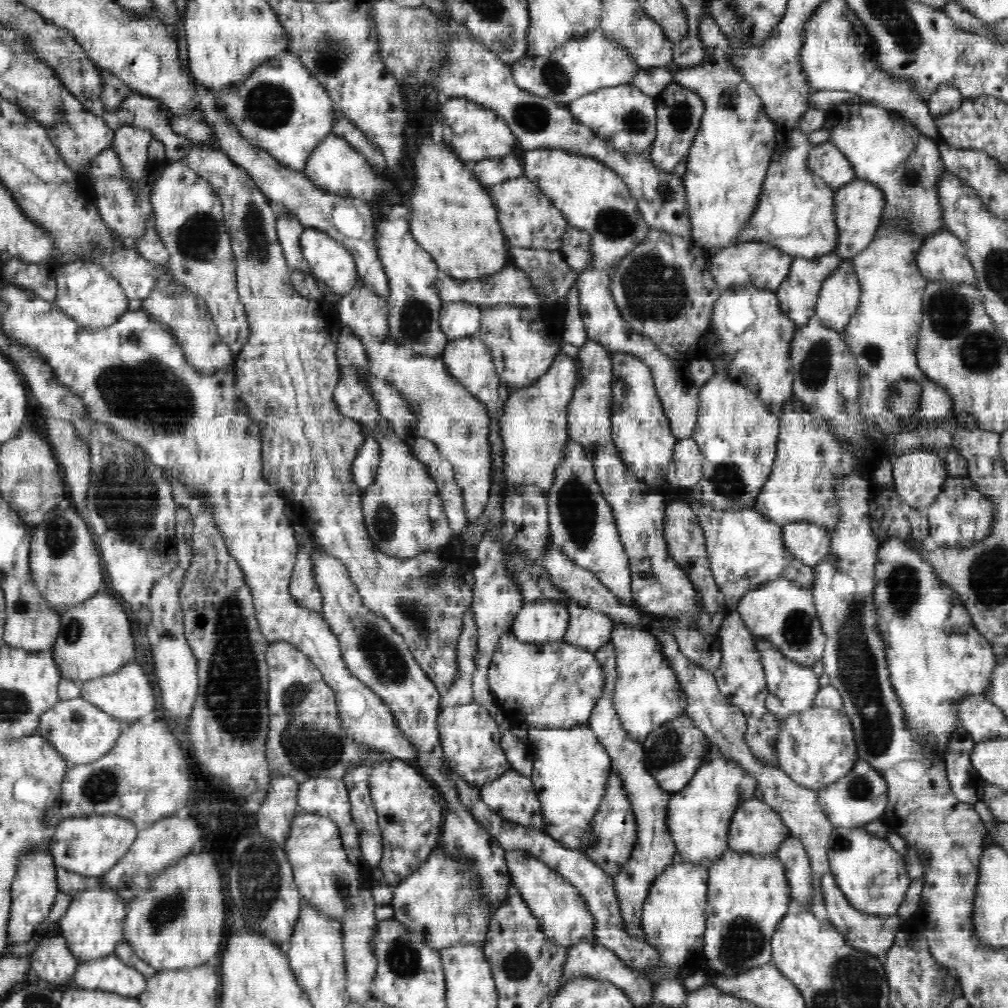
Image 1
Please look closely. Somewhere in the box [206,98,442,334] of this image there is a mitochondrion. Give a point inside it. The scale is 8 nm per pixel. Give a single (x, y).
(251, 221)

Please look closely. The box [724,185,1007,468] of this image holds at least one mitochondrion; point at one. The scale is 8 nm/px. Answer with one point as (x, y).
(950, 314)

